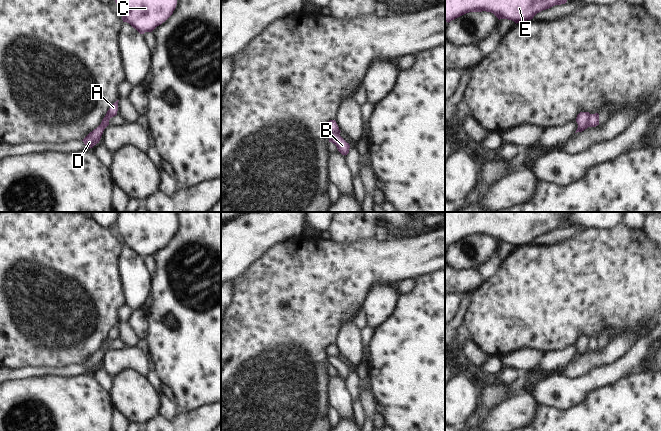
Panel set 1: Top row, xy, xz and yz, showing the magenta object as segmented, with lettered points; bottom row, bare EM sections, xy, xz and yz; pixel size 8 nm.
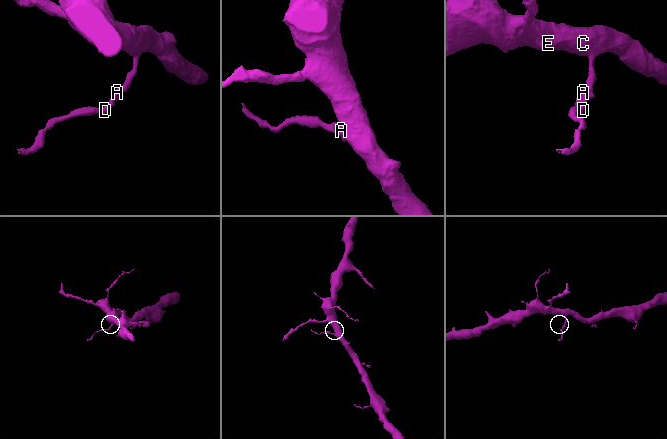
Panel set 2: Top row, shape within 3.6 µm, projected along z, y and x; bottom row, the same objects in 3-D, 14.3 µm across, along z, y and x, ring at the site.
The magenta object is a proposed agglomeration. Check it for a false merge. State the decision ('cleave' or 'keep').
cleave

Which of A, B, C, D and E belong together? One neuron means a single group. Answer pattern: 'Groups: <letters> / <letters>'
Groups: A C E / B D.

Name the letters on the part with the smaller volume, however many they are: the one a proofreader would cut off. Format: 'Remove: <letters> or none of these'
Remove: B, D.

